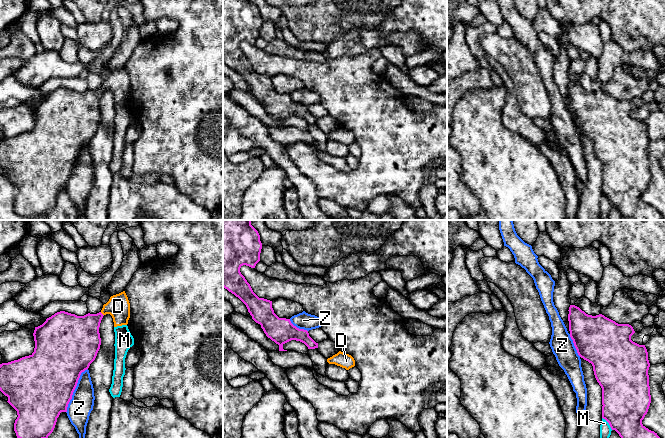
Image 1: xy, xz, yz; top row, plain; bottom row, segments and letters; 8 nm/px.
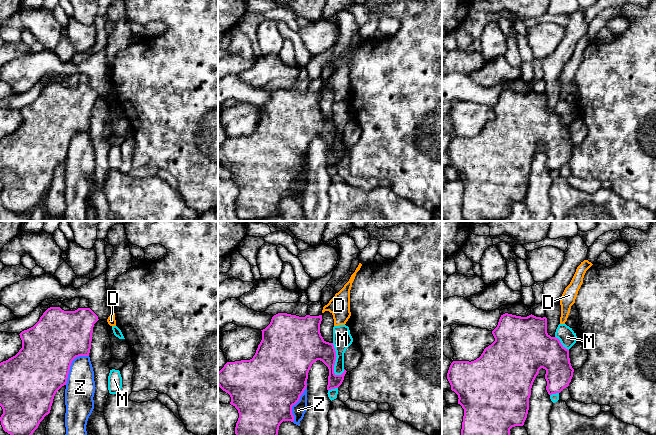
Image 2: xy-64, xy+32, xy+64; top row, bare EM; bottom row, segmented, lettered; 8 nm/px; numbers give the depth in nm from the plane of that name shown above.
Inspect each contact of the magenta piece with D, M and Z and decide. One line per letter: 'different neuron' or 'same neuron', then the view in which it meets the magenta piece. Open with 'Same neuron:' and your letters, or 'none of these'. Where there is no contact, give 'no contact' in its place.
Same neuron: D
D: same neuron; meets magenta in xy
M: different neuron; meets magenta in yz
Z: different neuron; meets magenta in xy

